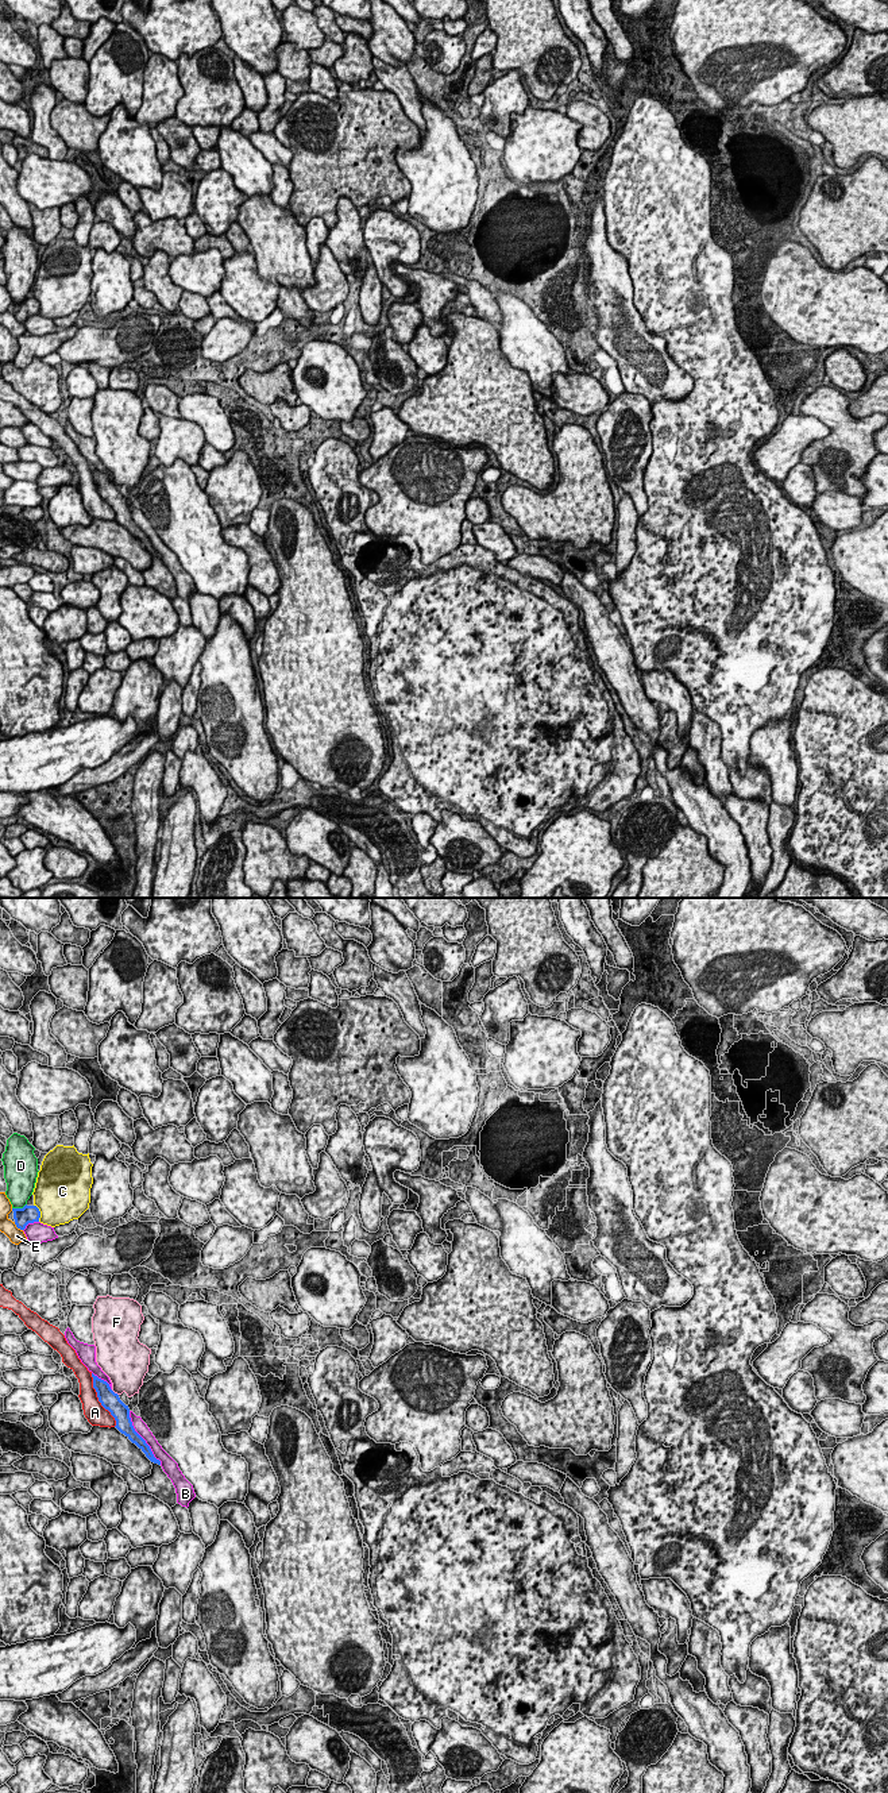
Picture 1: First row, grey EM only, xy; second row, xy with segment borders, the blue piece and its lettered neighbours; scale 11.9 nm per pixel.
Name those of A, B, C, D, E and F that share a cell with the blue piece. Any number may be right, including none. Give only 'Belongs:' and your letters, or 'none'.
Belongs: B

